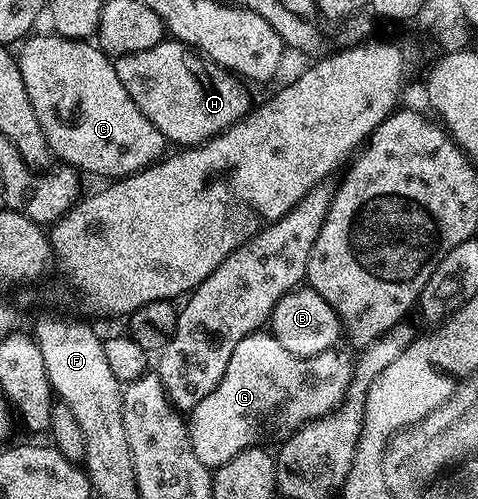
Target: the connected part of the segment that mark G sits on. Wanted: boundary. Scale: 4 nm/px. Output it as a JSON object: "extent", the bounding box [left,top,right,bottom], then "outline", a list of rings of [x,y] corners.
{"extent":[186,331,353,468],"outline":[[[270,331],[250,333],[233,348],[220,383],[186,419],[197,460],[208,468],[221,467],[242,450],[260,445],[266,434],[290,436],[306,422],[332,414],[347,395],[352,369],[353,358],[343,348],[302,358],[283,348]]]}

